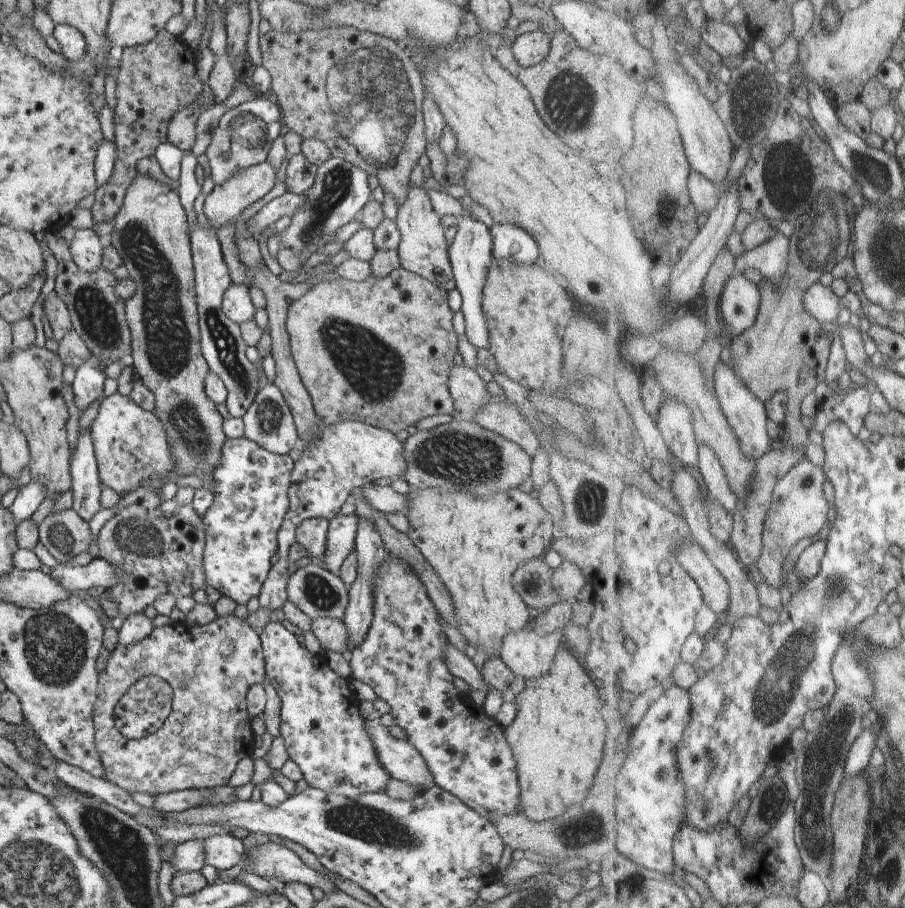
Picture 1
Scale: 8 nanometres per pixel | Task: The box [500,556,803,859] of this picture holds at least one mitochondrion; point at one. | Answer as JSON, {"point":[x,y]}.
{"point":[581,828]}

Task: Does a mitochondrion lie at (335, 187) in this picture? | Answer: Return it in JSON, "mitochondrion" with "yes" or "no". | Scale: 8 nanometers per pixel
{"mitochondrion":"yes"}

